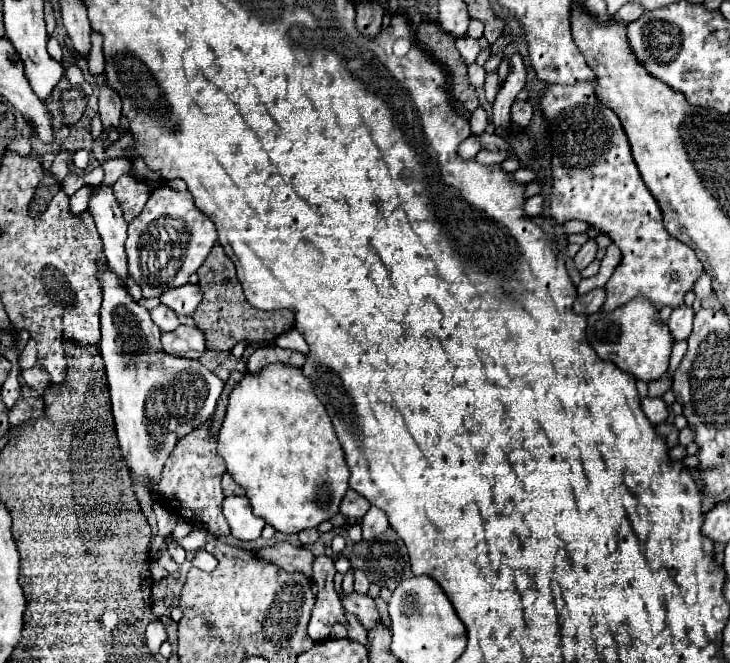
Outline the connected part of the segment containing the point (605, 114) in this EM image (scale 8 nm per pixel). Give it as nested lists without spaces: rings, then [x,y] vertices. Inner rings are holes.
[[[587,82],[587,84],[575,84],[575,86],[549,84],[549,86],[545,86],[545,88],[541,90],[541,94],[539,94],[539,98],[537,98],[537,108],[541,110],[541,114],[543,114],[545,122],[547,122],[547,128],[549,128],[547,138],[549,138],[549,144],[553,146],[553,150],[551,150],[551,174],[553,174],[553,178],[551,178],[549,216],[551,216],[551,220],[553,220],[555,224],[567,222],[567,220],[585,220],[591,228],[595,228],[595,230],[607,234],[607,236],[613,240],[613,244],[619,246],[623,258],[621,258],[621,264],[615,268],[613,276],[609,278],[609,282],[605,284],[607,300],[605,300],[605,304],[603,304],[603,308],[601,308],[603,312],[611,312],[611,310],[615,310],[615,308],[619,308],[619,306],[623,306],[623,304],[627,304],[627,302],[631,302],[631,300],[635,300],[635,298],[645,298],[645,300],[649,300],[649,302],[653,304],[653,308],[657,308],[657,310],[661,310],[663,306],[669,306],[669,308],[675,310],[675,308],[683,306],[685,294],[693,290],[693,284],[695,284],[697,278],[703,274],[703,264],[699,262],[699,258],[695,256],[695,252],[693,252],[687,244],[679,242],[677,238],[673,238],[673,236],[665,230],[665,226],[663,226],[663,216],[661,216],[661,210],[659,210],[659,204],[655,202],[655,198],[653,198],[651,192],[647,190],[647,186],[645,186],[645,182],[643,182],[643,178],[641,178],[641,174],[639,174],[639,168],[637,168],[637,164],[633,162],[631,146],[629,146],[629,140],[627,140],[627,134],[625,134],[625,130],[623,130],[623,126],[621,126],[619,116],[617,116],[611,108],[603,106],[603,102],[597,98],[597,94],[595,94],[593,88],[595,88],[595,86],[589,84],[589,82]]]

